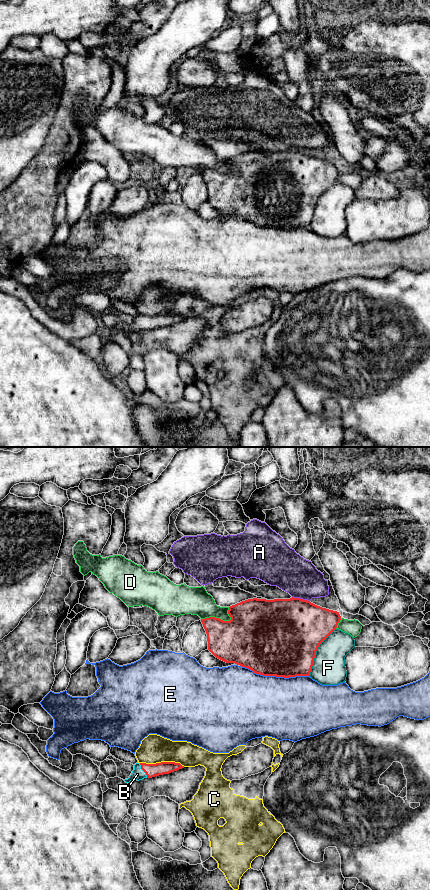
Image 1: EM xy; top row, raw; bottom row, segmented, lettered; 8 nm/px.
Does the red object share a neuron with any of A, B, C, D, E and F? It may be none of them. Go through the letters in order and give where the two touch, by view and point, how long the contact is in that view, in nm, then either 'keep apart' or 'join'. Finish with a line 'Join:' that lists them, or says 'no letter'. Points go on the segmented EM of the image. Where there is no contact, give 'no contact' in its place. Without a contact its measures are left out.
A: xy (301, 599) | 150 nm | keep apart
B: xy (142, 769) | 140 nm | join
C: xy (162, 762) | 360 nm | keep apart
D: xy (221, 620) | 260 nm | keep apart
E: xy (274, 675) | 550 nm | keep apart
F: xy (315, 652) | 440 nm | keep apart
Join: B

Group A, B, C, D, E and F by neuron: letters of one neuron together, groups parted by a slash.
A / B / C / D / E / F

